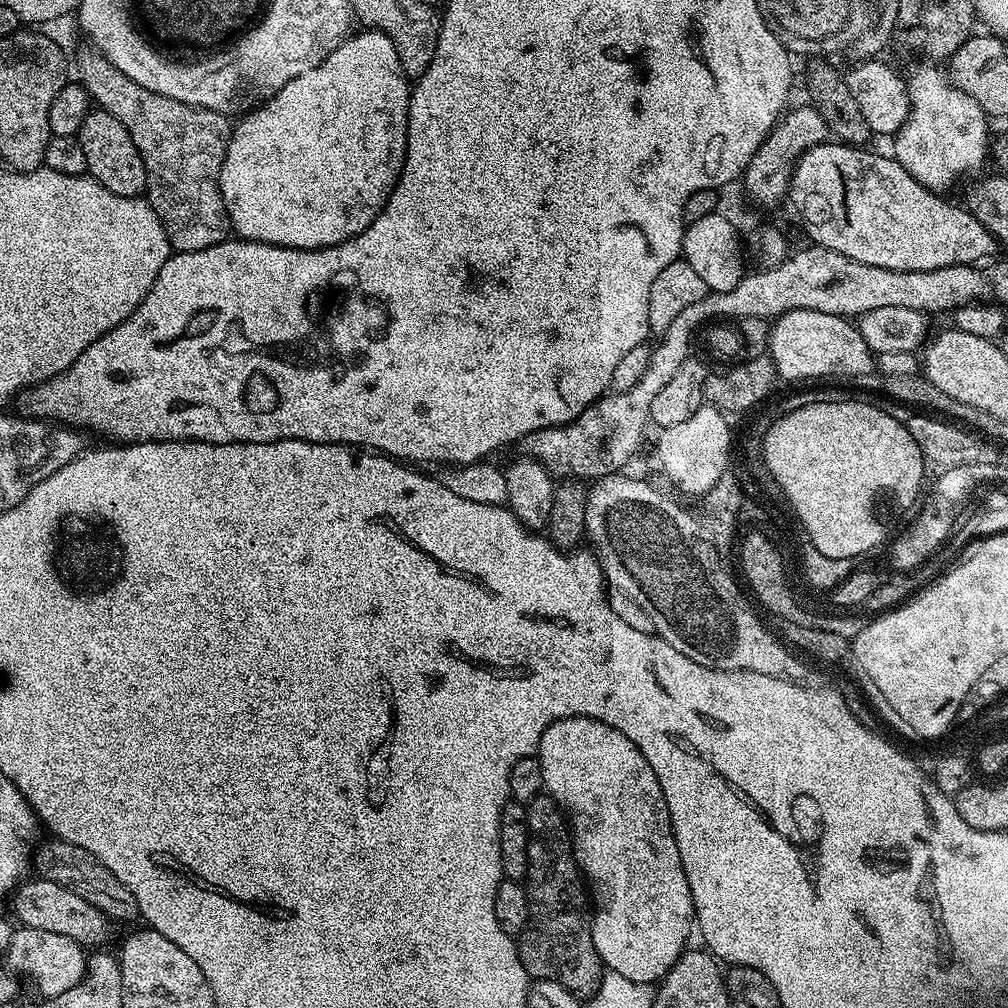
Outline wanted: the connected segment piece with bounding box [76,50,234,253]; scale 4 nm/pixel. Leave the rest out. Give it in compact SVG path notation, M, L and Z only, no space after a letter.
M87 51L76 60L77 66L80 67L79 83L88 91L96 108L114 114L114 118L118 118L118 122L126 126L126 134L130 134L146 166L148 179L146 199L158 214L160 221L164 223L168 245L172 247L173 253L206 250L206 246L221 244L223 240L229 239L230 225L220 193L220 171L232 137L233 121L220 112L206 110L203 107L192 108L162 94L154 94L144 86L138 86L130 78L126 78L122 70L118 70L99 52Z

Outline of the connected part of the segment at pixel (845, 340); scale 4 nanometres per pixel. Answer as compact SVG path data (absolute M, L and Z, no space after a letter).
M790 310L786 314L775 317L768 333L766 352L772 358L775 375L779 379L781 376L784 380L812 382L815 376L866 375L867 377L874 368L874 353L866 346L859 327L851 319L834 314L822 314L818 310Z

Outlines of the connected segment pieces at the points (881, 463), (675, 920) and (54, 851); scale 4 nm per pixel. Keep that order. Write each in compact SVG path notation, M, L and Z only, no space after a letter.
M860 401L820 402L804 406L805 413L791 416L784 424L777 425L768 440L763 444L762 457L774 482L783 492L783 499L796 504L800 508L800 516L804 516L804 524L808 524L808 532L812 532L812 540L828 552L828 556L852 556L852 552L860 552L860 548L868 548L868 544L876 544L876 540L889 539L888 527L920 496L920 487L924 484L926 465L922 458L922 450L918 450L918 442L914 442L914 434L910 434L907 424L892 418L875 404L863 404Z
M592 716L555 720L542 734L538 755L544 792L556 801L570 821L572 851L590 885L594 901L591 913L594 950L598 950L607 971L622 974L622 978L630 978L632 982L655 985L678 962L686 950L688 935L694 932L690 886L686 870L682 870L672 819L662 786L658 786L658 774L650 770L650 762L642 758L642 750L626 734Z
M48 838L41 848L39 845L35 849L34 868L35 871L36 868L40 871L37 873L43 879L58 882L58 886L66 886L66 890L74 890L74 894L86 898L86 902L98 906L98 910L106 913L113 922L135 921L140 915L138 902L134 902L134 894L130 894L130 890L126 890L126 886L122 886L122 882L118 882L118 878L114 878L114 874L110 874L110 870L106 870L106 866L102 866L98 858L94 858L94 854L82 850L82 846L74 846L59 838Z

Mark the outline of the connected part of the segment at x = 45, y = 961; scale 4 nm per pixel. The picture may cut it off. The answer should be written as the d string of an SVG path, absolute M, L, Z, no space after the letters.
M23 926L17 927L8 937L7 967L13 973L25 976L36 983L41 997L57 996L80 983L84 973L88 971L88 956L85 945L74 938L66 938L66 934L54 934L50 930L34 930Z

